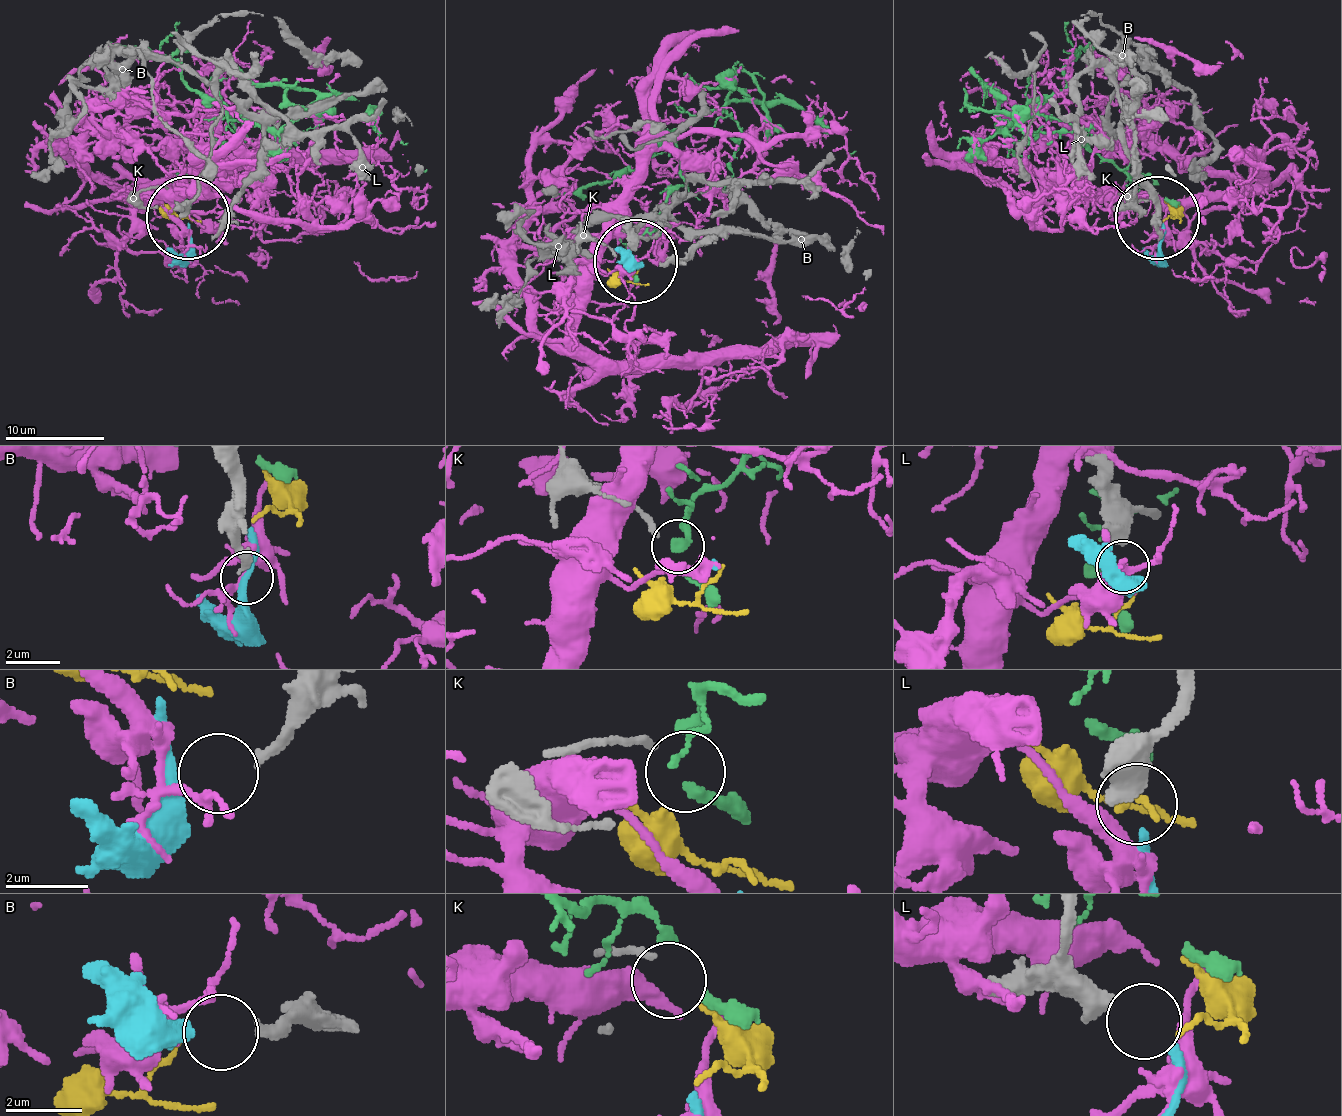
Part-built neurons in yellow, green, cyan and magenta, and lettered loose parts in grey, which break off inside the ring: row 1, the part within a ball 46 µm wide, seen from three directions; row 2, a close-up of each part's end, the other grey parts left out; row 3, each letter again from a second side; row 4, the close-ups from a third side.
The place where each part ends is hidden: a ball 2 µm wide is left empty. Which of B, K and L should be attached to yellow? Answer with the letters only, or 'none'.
none

